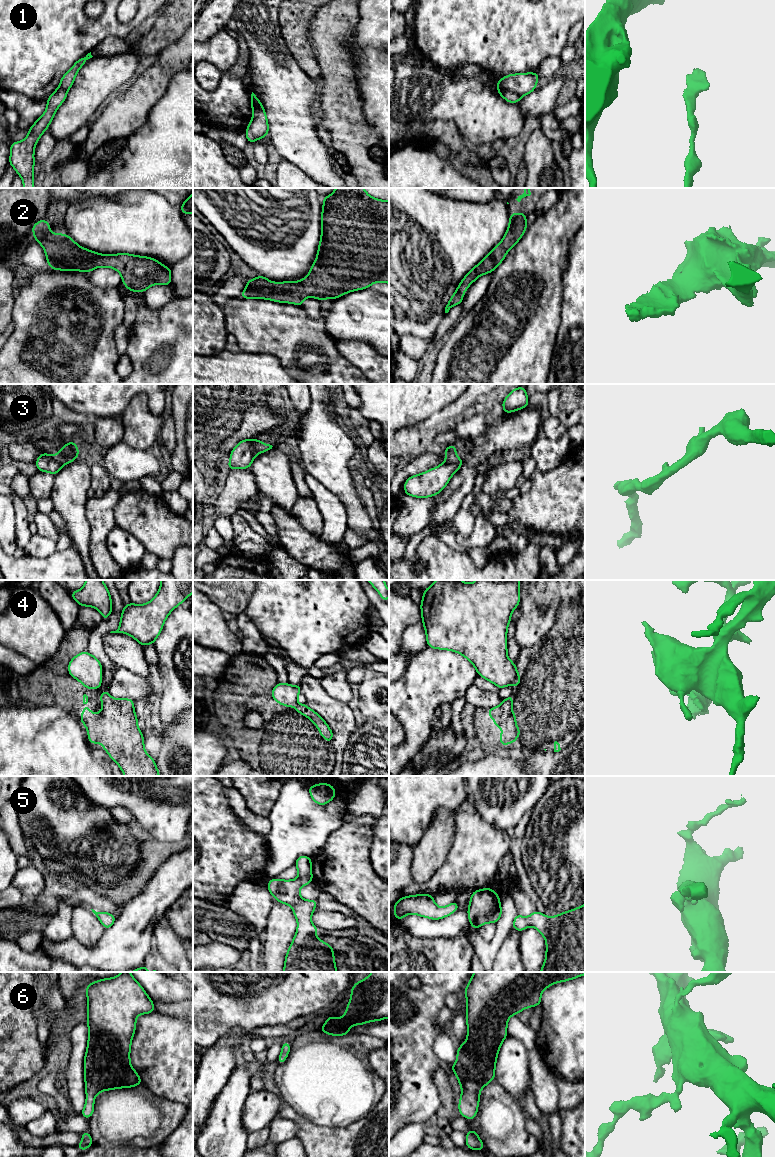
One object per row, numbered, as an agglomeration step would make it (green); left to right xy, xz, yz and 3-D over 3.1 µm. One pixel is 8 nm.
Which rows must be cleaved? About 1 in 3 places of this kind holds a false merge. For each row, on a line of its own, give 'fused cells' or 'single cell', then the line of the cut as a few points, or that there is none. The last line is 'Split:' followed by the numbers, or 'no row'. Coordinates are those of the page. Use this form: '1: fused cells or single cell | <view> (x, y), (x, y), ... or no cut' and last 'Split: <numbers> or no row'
1: fused cells | yz (498, 87), (511, 90), (520, 97)
2: single cell | no cut
3: fused cells | xz (257, 440), (254, 445), (255, 453)
4: fused cells | yz (516, 671), (516, 677), (512, 685)
5: single cell | no cut
6: single cell | no cut
Split: 1, 3, 4

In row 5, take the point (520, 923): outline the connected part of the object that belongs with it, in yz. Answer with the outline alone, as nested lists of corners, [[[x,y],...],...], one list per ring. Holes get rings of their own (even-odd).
[[[585,903],[553,917],[536,910],[529,917],[516,913],[512,928],[523,931],[534,926],[546,940],[546,956],[540,972],[585,972]]]

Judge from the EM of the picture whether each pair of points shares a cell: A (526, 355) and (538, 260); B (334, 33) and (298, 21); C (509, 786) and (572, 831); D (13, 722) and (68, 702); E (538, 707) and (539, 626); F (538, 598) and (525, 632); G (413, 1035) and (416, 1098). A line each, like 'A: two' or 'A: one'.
A: one
B: two
C: two
D: two
E: two
F: one
G: one

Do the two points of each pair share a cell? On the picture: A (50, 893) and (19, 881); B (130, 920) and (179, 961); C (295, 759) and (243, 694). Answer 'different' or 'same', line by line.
A: different
B: different
C: same

